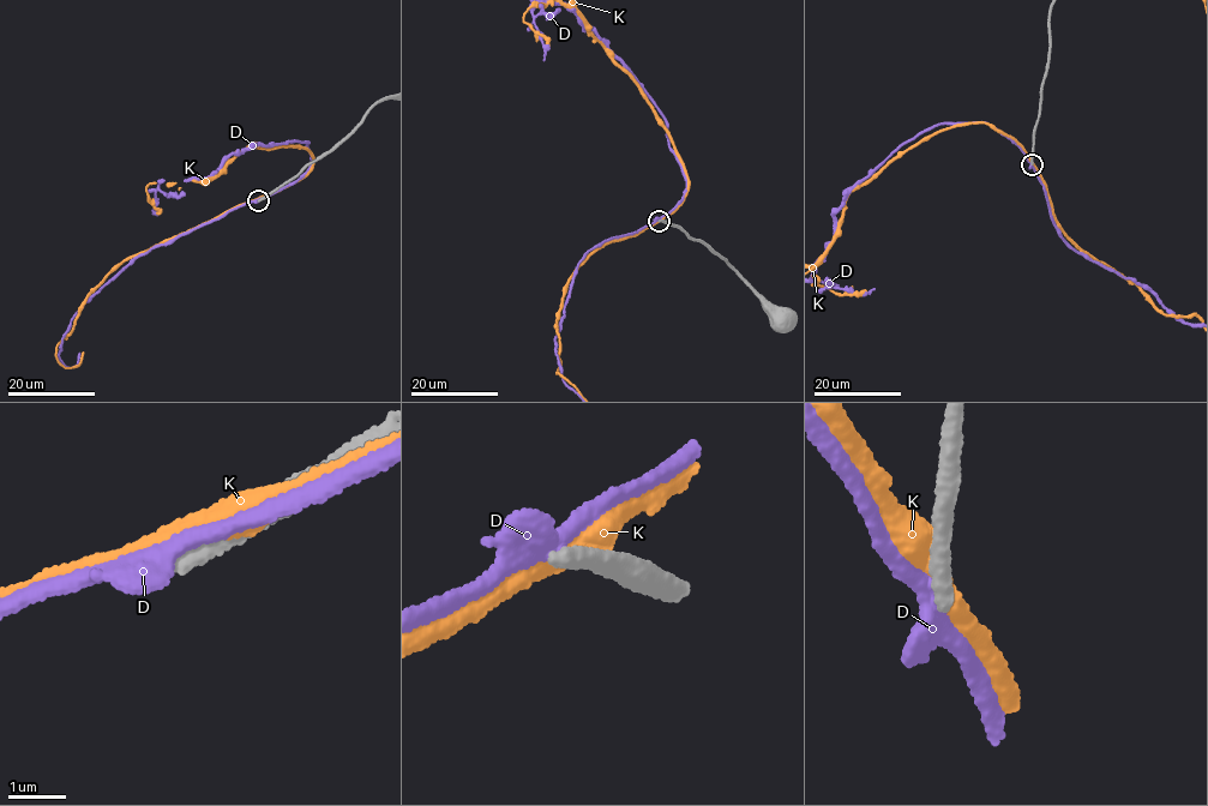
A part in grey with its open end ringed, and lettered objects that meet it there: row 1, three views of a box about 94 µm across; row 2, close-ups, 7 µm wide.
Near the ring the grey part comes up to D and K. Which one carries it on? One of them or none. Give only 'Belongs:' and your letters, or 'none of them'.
Belongs: none of them

